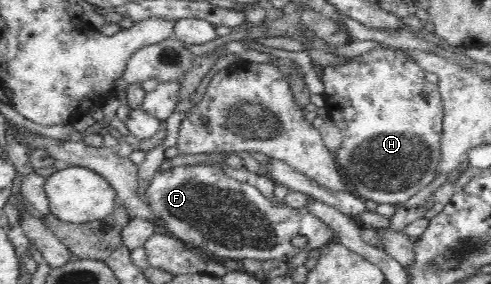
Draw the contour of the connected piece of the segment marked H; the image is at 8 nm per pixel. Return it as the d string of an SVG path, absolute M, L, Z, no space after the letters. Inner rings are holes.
M378 46L377 48L368 51L368 53L363 53L362 55L350 58L350 61L343 65L323 67L323 73L320 78L325 85L325 90L322 95L325 98L330 119L336 122L336 126L343 134L342 144L338 149L336 161L339 165L340 173L348 175L347 177L352 181L350 185L354 187L356 195L364 201L372 200L376 202L376 204L399 205L405 203L414 195L417 195L422 189L424 189L424 187L427 187L432 183L434 177L436 177L437 170L439 169L438 165L441 163L442 154L441 138L443 135L444 120L441 96L442 92L440 91L438 84L431 83L426 79L424 73L426 73L426 70L424 70L416 60L412 60L408 54L402 52L402 50L384 48L384 46Z

